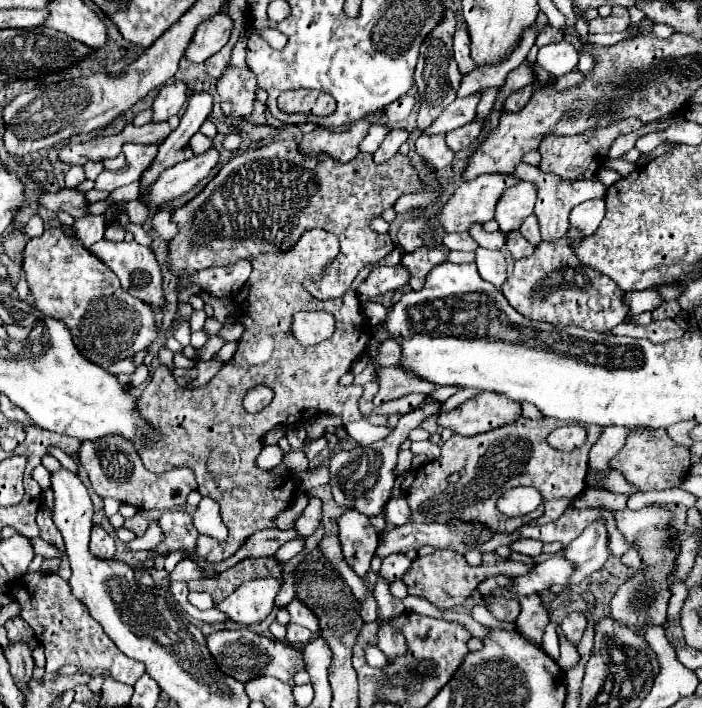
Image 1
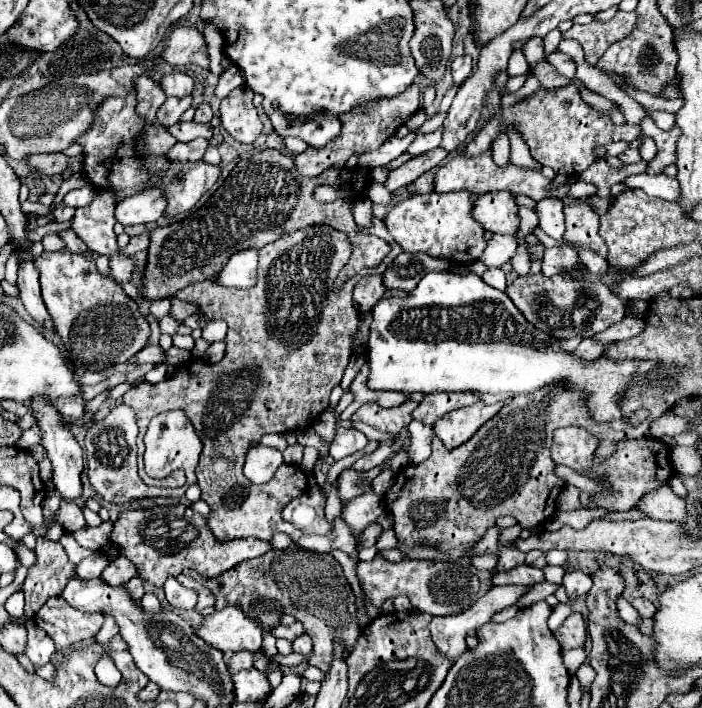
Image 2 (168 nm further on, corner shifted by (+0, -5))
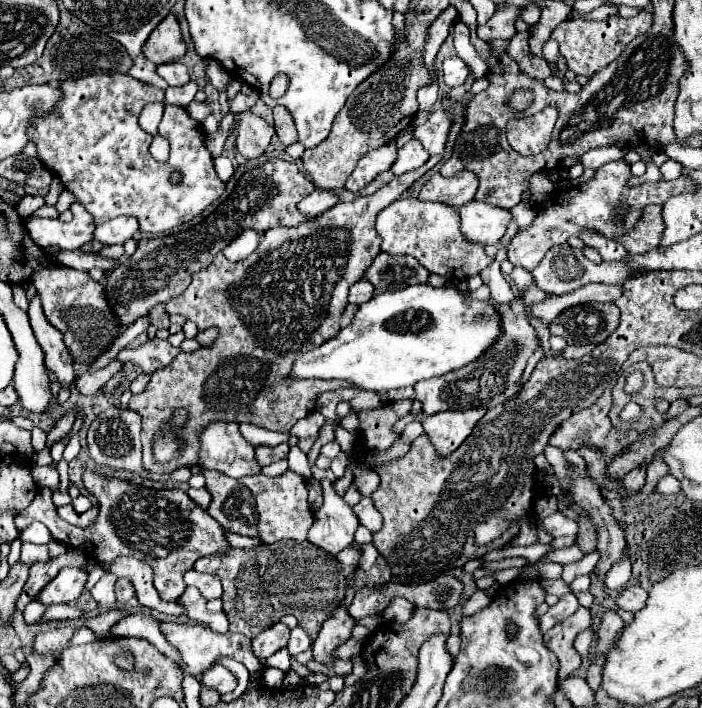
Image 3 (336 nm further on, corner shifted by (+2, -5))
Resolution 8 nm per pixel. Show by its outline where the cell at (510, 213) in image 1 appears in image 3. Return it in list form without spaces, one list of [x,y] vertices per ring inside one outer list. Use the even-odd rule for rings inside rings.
[[[470,201],[458,209],[460,213],[460,231],[466,241],[476,245],[496,245],[510,223],[510,211],[486,205],[482,201]]]

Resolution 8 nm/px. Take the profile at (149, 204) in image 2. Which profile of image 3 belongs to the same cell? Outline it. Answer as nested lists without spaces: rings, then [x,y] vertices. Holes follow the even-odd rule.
[[[116,217],[110,219],[94,229],[94,241],[100,241],[102,245],[124,245],[126,239],[130,239],[138,231],[138,221],[134,217]]]

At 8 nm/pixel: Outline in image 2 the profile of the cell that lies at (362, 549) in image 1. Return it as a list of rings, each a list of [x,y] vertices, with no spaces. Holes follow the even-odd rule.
[[[370,491],[370,493],[366,493],[366,495],[360,495],[360,497],[350,499],[350,501],[344,505],[340,517],[342,517],[342,521],[344,521],[348,527],[356,529],[356,543],[358,543],[358,541],[360,541],[360,535],[362,535],[362,529],[364,529],[368,523],[376,521],[376,519],[382,515],[382,511],[384,511],[384,501],[382,501],[382,497],[378,497],[378,495],[374,495],[374,493]]]

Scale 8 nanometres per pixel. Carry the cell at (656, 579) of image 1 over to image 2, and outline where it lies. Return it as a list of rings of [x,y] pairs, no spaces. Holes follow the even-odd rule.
[[[634,599],[632,607],[642,615],[642,617],[654,617],[656,615],[656,607],[652,601],[648,599]]]

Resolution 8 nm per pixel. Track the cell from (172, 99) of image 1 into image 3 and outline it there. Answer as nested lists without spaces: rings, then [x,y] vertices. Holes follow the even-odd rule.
[[[178,61],[174,63],[164,63],[158,65],[158,75],[168,83],[168,85],[184,85],[190,81],[190,75],[186,71],[186,67]]]

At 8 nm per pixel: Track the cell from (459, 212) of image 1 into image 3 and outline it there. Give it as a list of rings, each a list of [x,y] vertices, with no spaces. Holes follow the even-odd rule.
[[[414,197],[398,199],[386,209],[382,209],[376,217],[376,231],[382,237],[380,249],[390,255],[412,255],[420,261],[430,273],[452,279],[466,279],[470,275],[478,275],[486,269],[494,259],[484,253],[480,245],[470,245],[460,233],[458,211],[446,205],[418,201]]]

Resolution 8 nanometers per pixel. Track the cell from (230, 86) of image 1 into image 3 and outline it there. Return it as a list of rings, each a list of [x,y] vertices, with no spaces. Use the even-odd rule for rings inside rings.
[[[244,111],[238,115],[238,125],[240,125],[238,139],[236,139],[238,153],[248,161],[260,157],[266,151],[272,135],[274,135],[272,127],[250,111]]]

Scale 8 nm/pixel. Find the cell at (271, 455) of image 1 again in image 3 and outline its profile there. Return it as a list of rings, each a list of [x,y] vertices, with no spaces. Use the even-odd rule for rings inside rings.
[[[212,421],[200,431],[198,465],[240,479],[260,473],[254,447],[238,431],[238,423]]]

